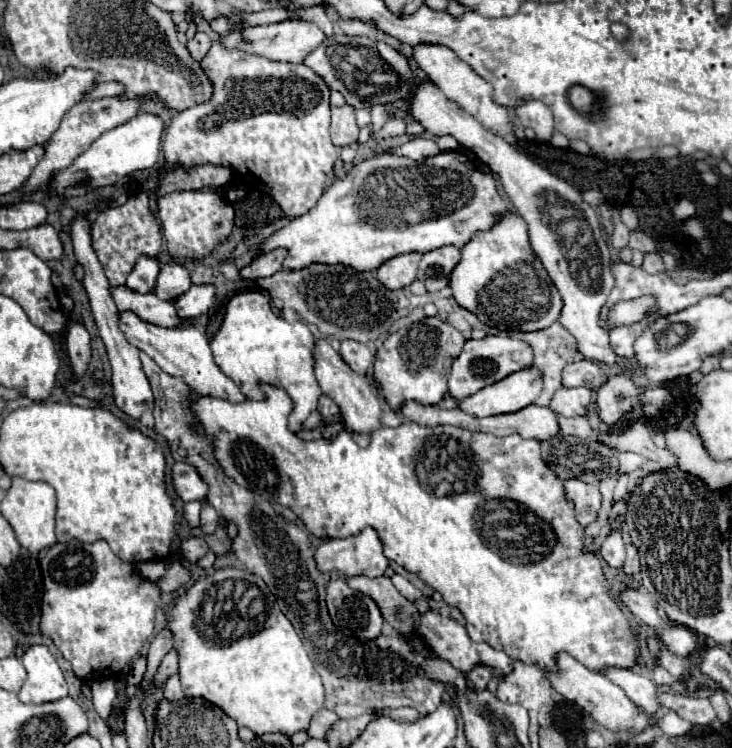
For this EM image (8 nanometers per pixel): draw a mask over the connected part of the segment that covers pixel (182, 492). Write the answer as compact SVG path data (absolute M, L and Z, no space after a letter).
M177 462L173 466L173 486L183 502L205 500L207 490L209 490L209 486L203 482L203 478L195 470L195 466L191 466L187 462Z

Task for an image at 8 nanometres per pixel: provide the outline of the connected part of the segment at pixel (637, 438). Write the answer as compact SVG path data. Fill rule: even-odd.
M641 422L629 424L625 430L621 430L617 434L615 432L603 432L599 436L599 442L609 444L609 446L621 450L621 452L643 454L645 458L659 462L661 468L669 468L669 466L677 464L677 458L669 450L661 450L653 444L651 428L647 424L641 424Z

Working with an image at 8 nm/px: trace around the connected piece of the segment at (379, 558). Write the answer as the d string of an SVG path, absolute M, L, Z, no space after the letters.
M363 528L361 534L337 540L325 540L317 546L315 560L319 570L339 570L343 576L377 578L389 566L383 554L383 542L373 528Z

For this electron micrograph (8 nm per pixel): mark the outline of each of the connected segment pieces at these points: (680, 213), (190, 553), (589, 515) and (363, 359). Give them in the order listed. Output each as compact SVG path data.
M681 200L677 206L675 206L675 218L677 218L677 222L681 222L681 220L685 220L685 218L689 218L689 216L695 216L695 206L689 202L689 200Z
M189 538L185 542L181 542L181 550L183 550L183 556L189 560L189 562L197 562L199 558L203 558L209 550L207 542L203 538Z
M571 478L565 482L567 498L575 502L575 512L581 518L583 526L589 526L597 520L601 508L601 492L597 484L587 484L579 478Z
M343 340L341 348L339 348L341 358L351 366L351 370L355 370L357 374L365 376L367 370L371 368L373 362L373 352L369 352L361 342L355 340Z

